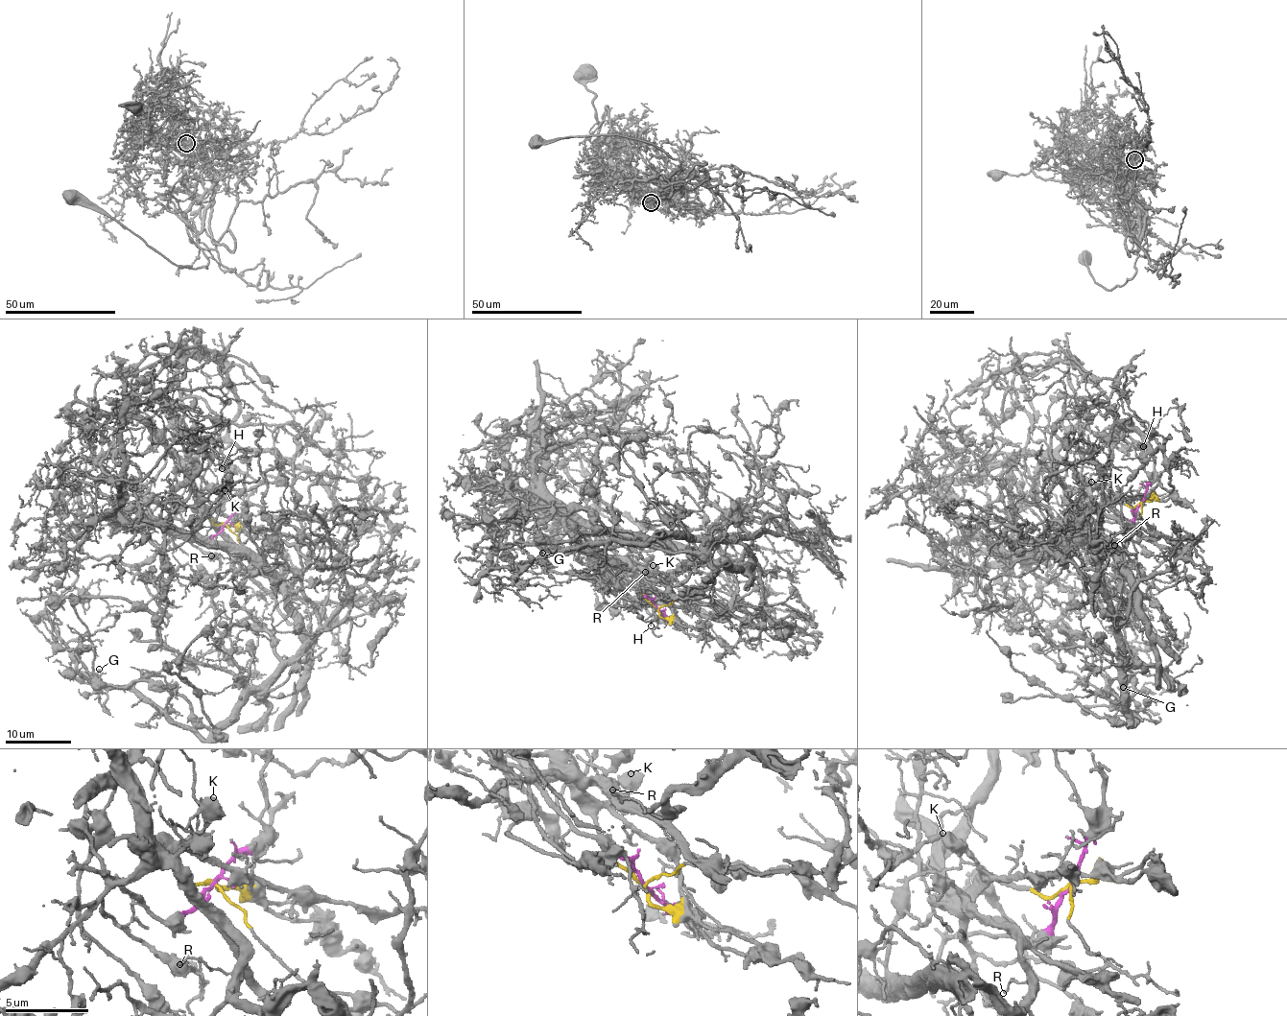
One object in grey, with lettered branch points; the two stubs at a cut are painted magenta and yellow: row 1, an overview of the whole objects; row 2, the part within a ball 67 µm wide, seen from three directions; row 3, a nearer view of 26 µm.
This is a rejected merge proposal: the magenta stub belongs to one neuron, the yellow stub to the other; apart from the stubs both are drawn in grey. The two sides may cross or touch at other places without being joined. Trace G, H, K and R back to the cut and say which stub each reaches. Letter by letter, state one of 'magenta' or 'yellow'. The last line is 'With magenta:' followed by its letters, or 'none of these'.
G: magenta
H: yellow
K: yellow
R: yellow
With magenta: G

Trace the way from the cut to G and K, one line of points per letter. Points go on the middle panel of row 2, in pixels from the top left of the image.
G: (657, 608), (586, 554), (564, 519), (715, 561), (752, 555), (731, 543), (542, 553)
K: (657, 608), (644, 598), (639, 585), (653, 565)

